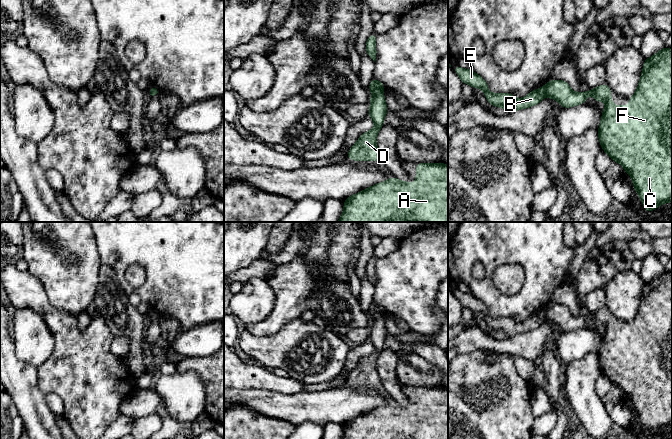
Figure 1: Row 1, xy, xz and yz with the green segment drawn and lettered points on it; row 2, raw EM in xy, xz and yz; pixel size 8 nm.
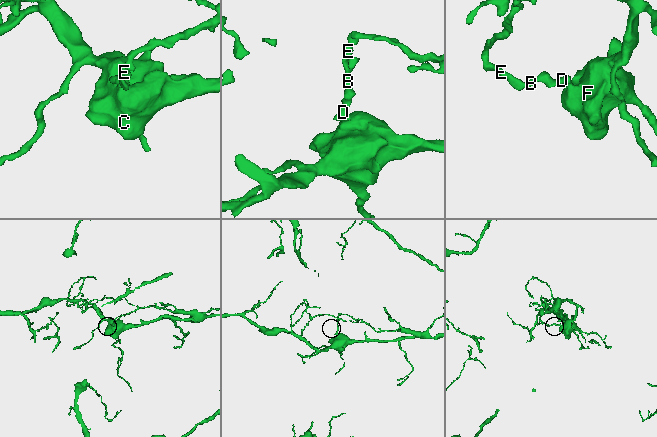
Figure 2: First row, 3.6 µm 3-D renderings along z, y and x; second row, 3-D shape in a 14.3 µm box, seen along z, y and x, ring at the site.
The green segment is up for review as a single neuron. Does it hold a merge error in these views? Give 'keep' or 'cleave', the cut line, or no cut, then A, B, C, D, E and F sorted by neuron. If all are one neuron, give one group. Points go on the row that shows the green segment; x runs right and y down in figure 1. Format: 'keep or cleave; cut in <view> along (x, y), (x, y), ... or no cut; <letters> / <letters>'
cleave; cut in xz along (381, 91), (372, 93); A C D F / B E

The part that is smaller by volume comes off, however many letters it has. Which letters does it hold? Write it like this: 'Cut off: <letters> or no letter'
Cut off: B, E

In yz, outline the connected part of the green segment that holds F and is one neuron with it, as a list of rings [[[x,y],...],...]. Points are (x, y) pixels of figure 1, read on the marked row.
[[[664,47],[652,57],[645,59],[639,86],[635,94],[629,98],[631,103],[629,106],[614,106],[610,87],[606,84],[589,89],[587,92],[574,93],[566,81],[551,80],[542,87],[541,91],[544,97],[557,100],[563,108],[585,103],[589,94],[593,95],[597,103],[605,100],[605,109],[597,132],[601,149],[612,161],[620,163],[625,173],[632,177],[635,191],[639,194],[647,212],[652,213],[656,207],[665,202],[672,202],[672,49]]]

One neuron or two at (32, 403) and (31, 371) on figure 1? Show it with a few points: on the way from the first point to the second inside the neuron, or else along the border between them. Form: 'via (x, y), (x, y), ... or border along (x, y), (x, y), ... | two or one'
via (30, 395), (30, 379) | one

